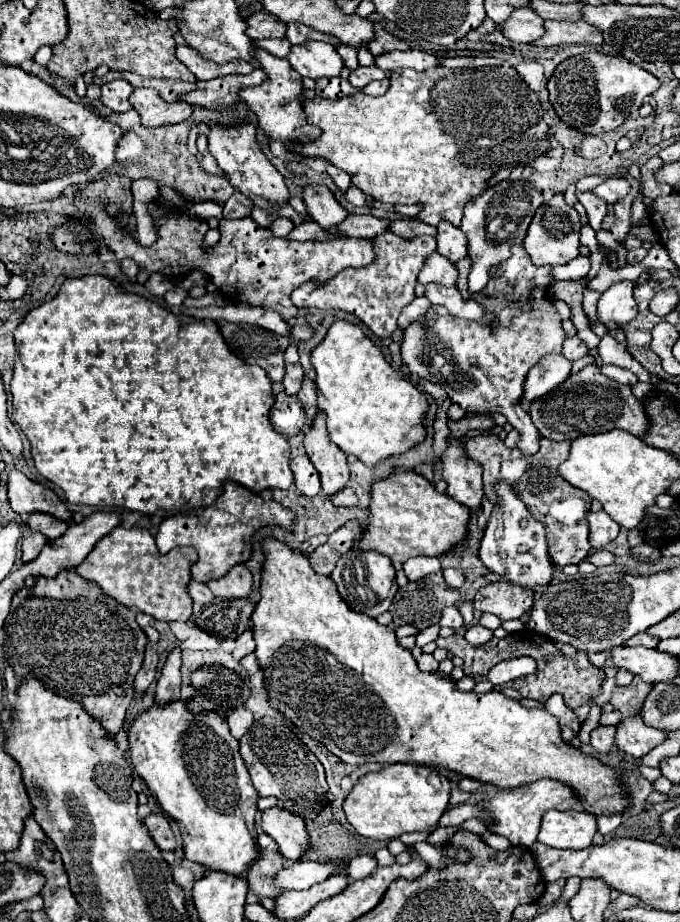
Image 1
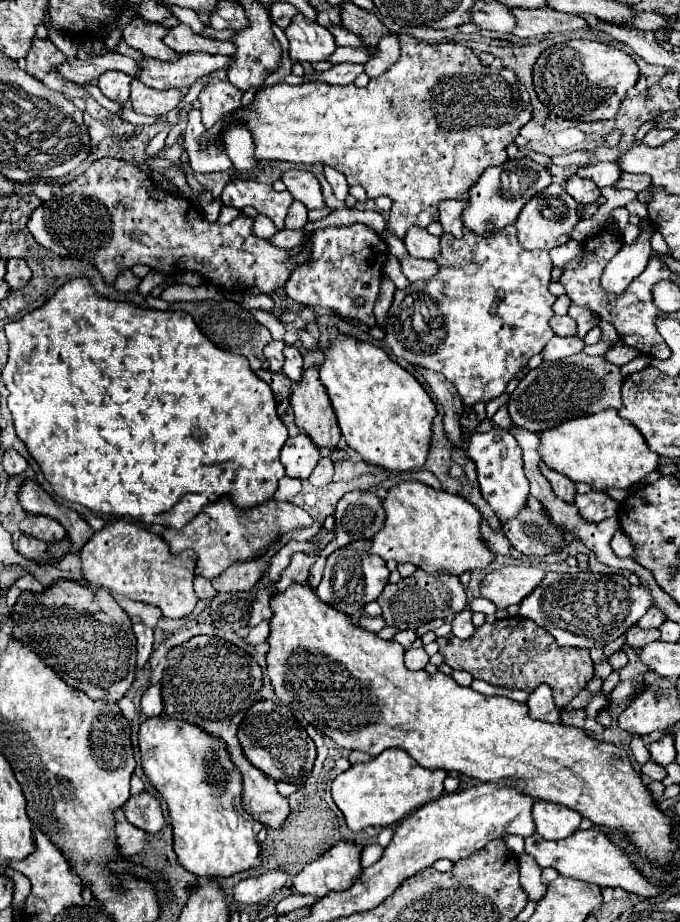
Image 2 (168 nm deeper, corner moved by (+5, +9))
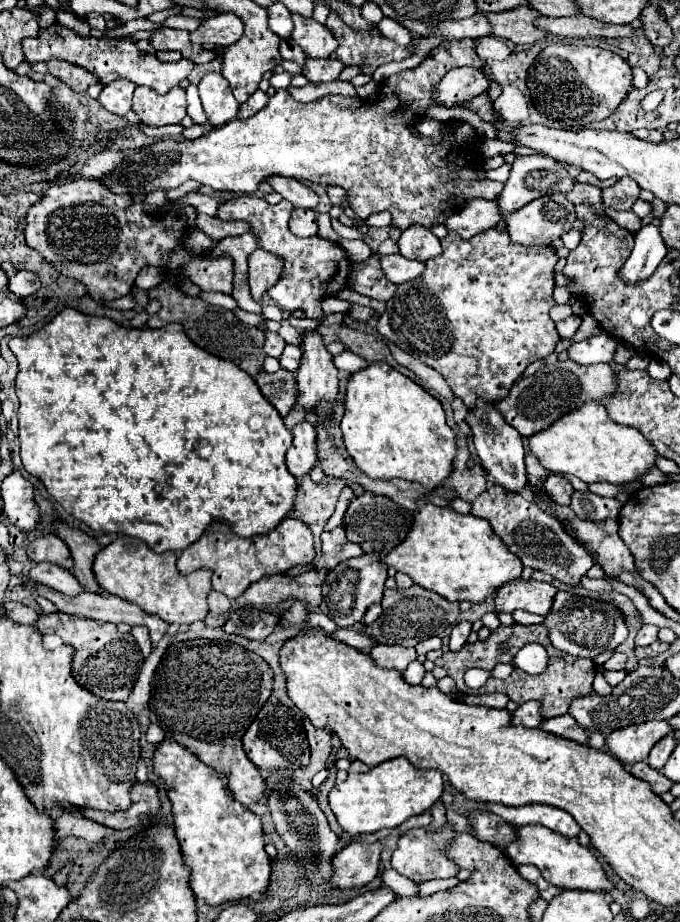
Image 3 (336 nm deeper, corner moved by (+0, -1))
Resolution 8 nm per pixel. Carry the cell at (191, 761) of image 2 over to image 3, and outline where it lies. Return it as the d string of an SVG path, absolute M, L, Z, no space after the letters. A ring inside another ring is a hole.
M166 738L154 752L154 772L166 780L168 798L172 802L172 816L176 826L176 836L182 846L184 862L190 866L190 888L196 898L202 898L210 906L224 902L236 902L250 898L252 894L266 894L270 884L270 858L264 850L264 834L260 816L252 814L240 802L234 800L232 792L226 788L224 780L206 764L202 764L188 748Z

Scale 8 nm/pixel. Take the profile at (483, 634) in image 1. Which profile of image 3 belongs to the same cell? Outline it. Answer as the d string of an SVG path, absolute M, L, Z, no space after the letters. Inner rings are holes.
M458 622L452 628L452 634L450 634L450 650L452 652L460 650L466 644L466 638L468 638L470 632L472 632L472 624L470 622Z

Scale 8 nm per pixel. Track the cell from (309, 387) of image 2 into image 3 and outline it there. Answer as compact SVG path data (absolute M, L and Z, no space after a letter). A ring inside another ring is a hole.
M308 330L302 336L302 364L296 370L298 404L306 410L314 410L320 400L336 400L338 396L338 368L332 362L332 354L326 350L322 336L316 330Z

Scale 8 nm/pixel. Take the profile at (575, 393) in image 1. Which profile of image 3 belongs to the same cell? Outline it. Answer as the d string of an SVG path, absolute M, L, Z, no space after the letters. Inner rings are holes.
M556 360L554 364L542 366L534 376L520 378L506 398L502 398L496 408L506 416L506 422L514 426L522 436L532 436L548 428L554 420L566 412L582 406L588 400L602 400L616 390L616 378L610 364L590 364L580 366L574 360Z

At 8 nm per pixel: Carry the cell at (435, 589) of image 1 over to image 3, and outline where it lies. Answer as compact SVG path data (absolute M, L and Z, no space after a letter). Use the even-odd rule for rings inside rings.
M412 586L408 590L384 590L384 598L382 598L382 614L378 616L378 620L374 620L372 624L366 626L364 634L370 636L374 642L378 644L386 644L386 646L416 646L420 640L432 638L432 636L442 636L444 630L448 630L450 626L454 626L460 608L458 602L448 602L446 598L442 598L440 594L434 594L430 590L424 590L422 586Z

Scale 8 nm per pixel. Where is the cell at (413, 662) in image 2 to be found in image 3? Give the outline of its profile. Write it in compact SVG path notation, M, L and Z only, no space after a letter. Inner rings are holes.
M418 660L410 662L408 668L402 672L402 678L404 678L408 684L412 684L412 686L420 684L422 678L424 678L424 666L422 666Z

